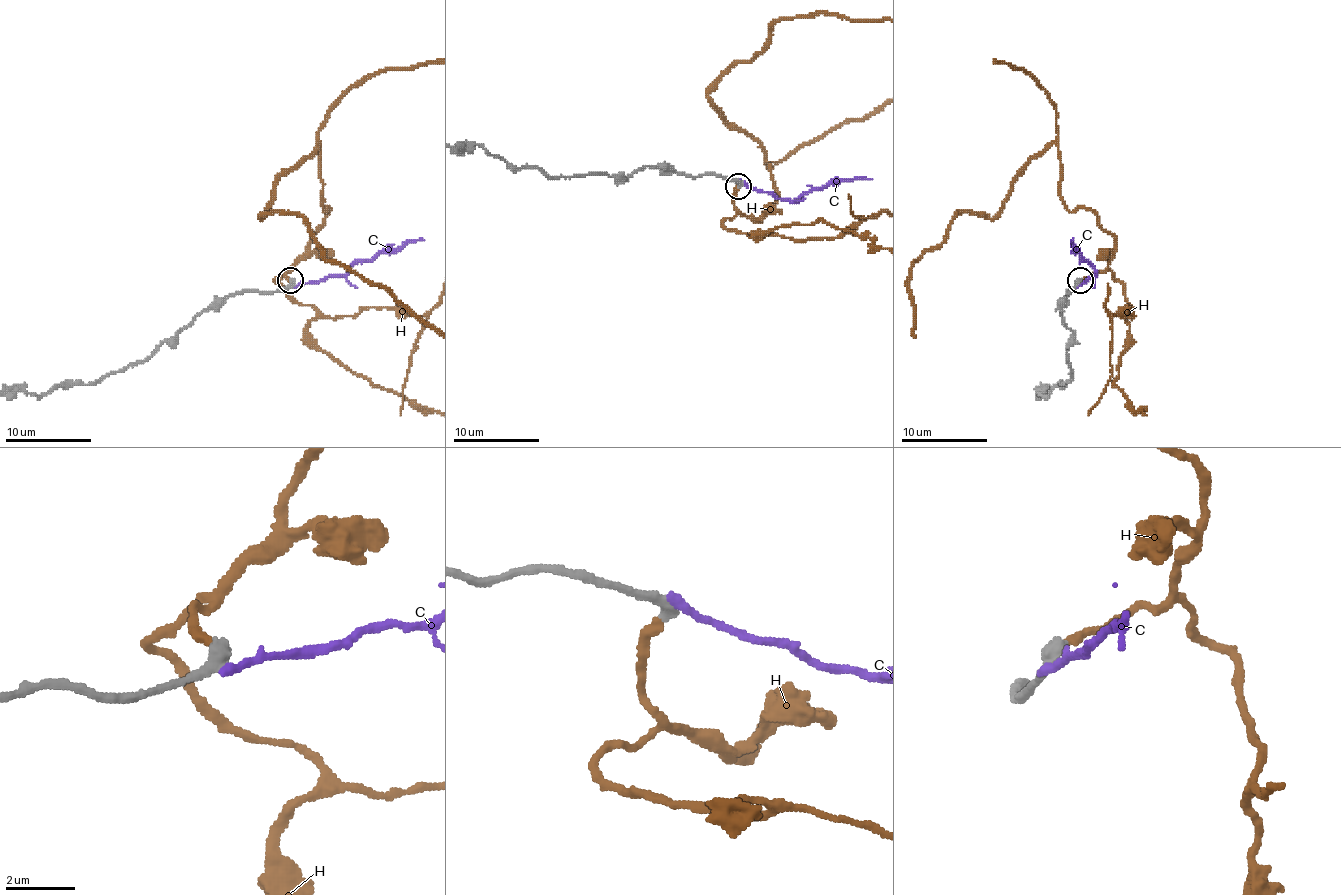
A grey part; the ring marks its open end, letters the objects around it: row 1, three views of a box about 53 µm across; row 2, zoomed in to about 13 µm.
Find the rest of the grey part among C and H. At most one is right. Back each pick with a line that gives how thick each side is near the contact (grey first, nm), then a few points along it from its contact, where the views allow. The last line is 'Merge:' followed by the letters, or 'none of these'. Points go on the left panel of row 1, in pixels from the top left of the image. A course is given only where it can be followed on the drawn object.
H: calibres 480 and 260 nm
Merge: H

